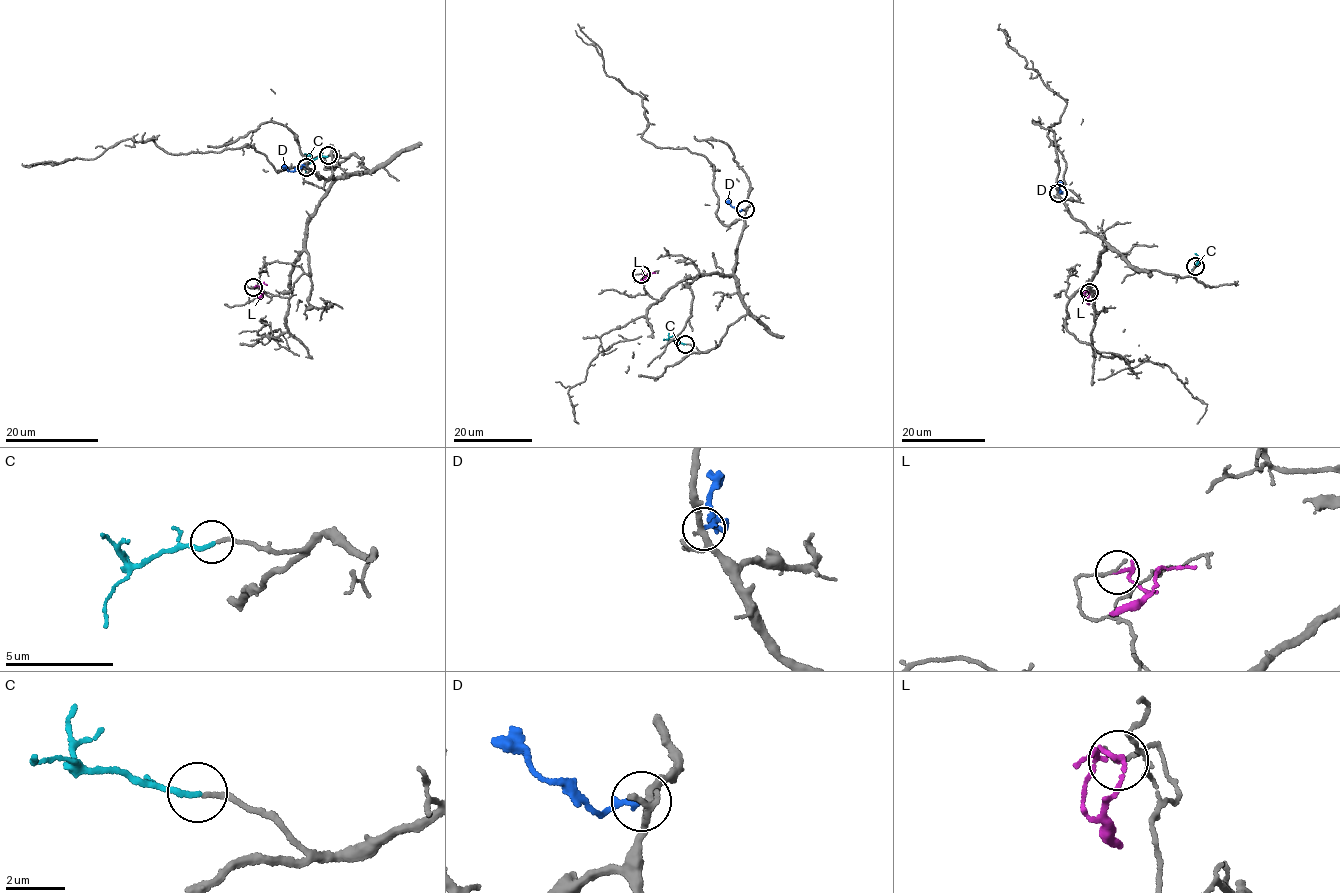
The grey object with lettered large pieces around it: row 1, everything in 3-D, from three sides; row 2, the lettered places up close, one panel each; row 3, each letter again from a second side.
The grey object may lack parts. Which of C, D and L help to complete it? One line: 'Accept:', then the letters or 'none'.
Accept: C

